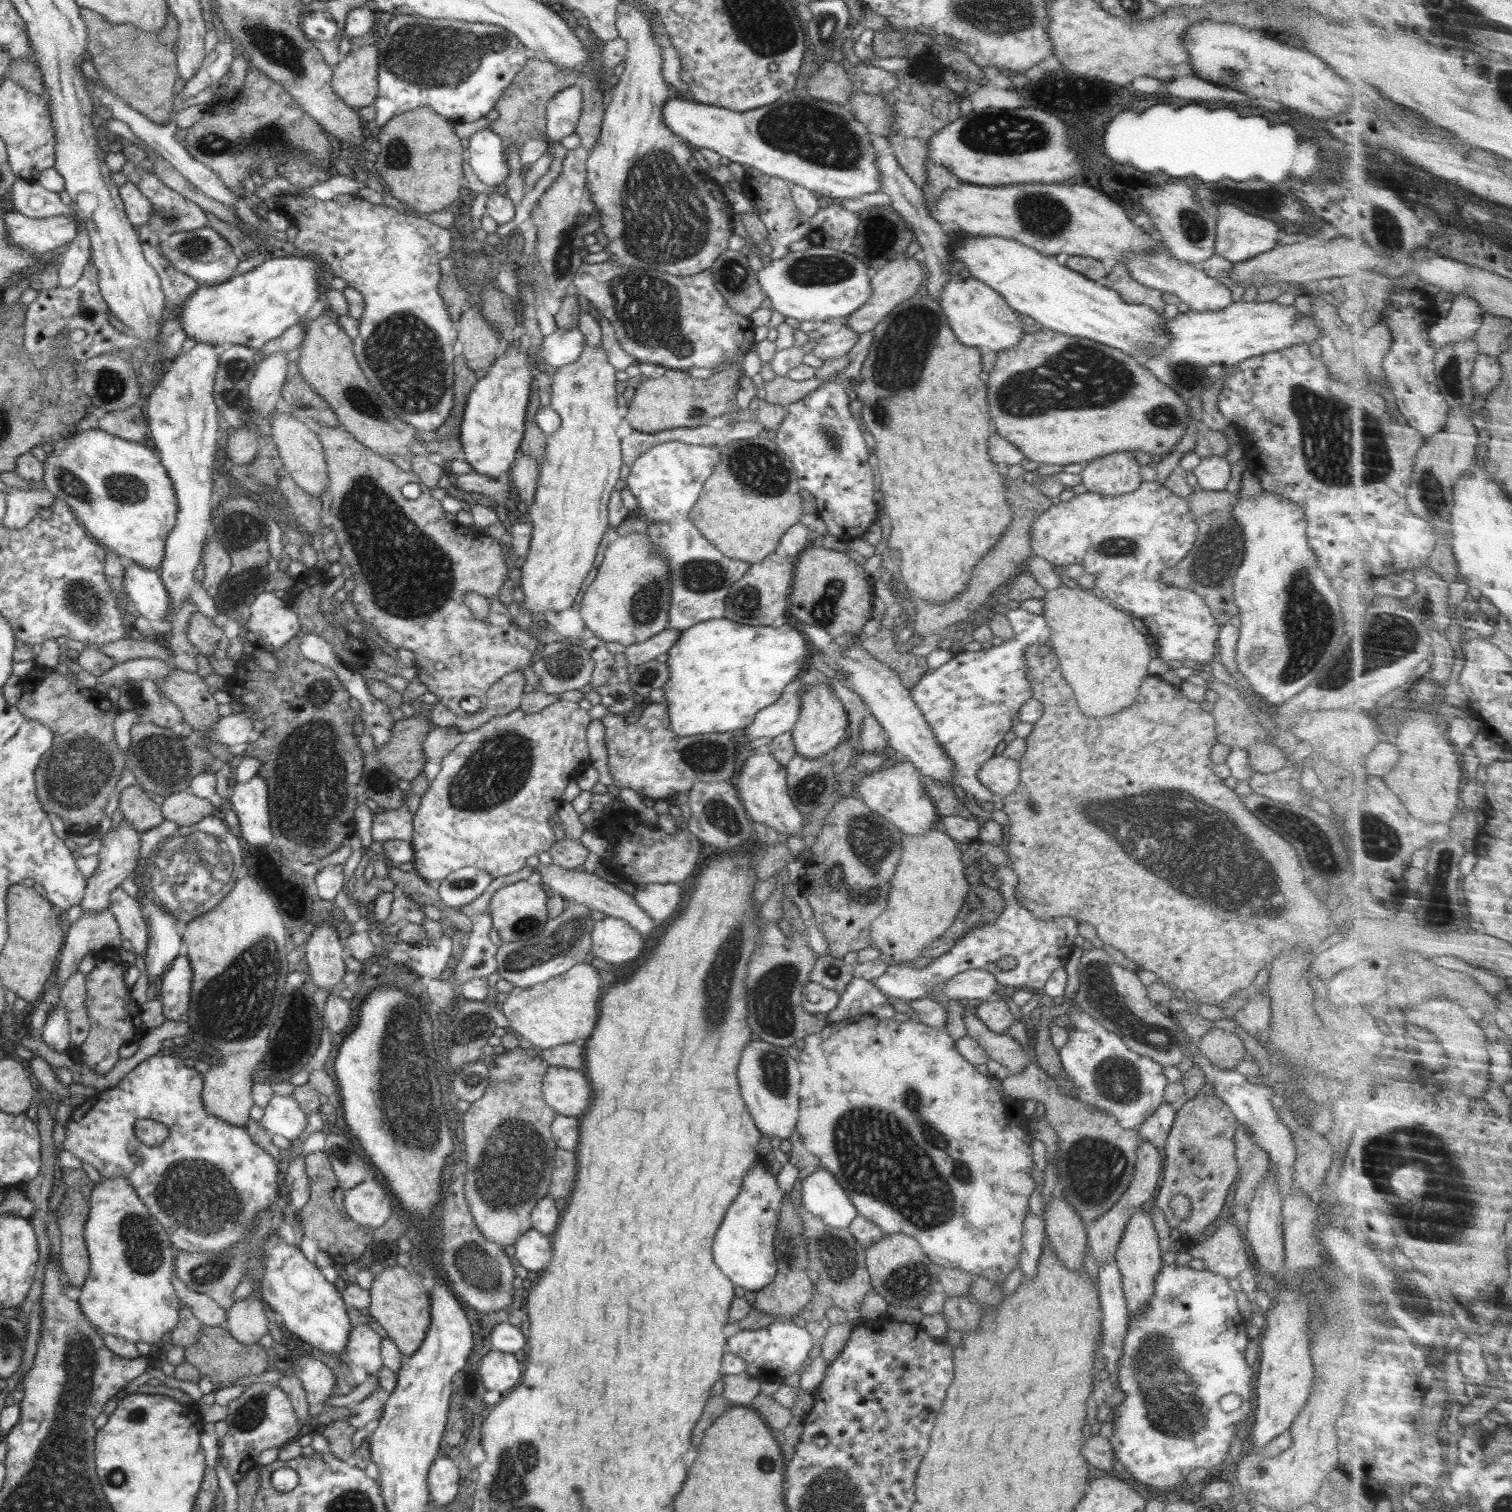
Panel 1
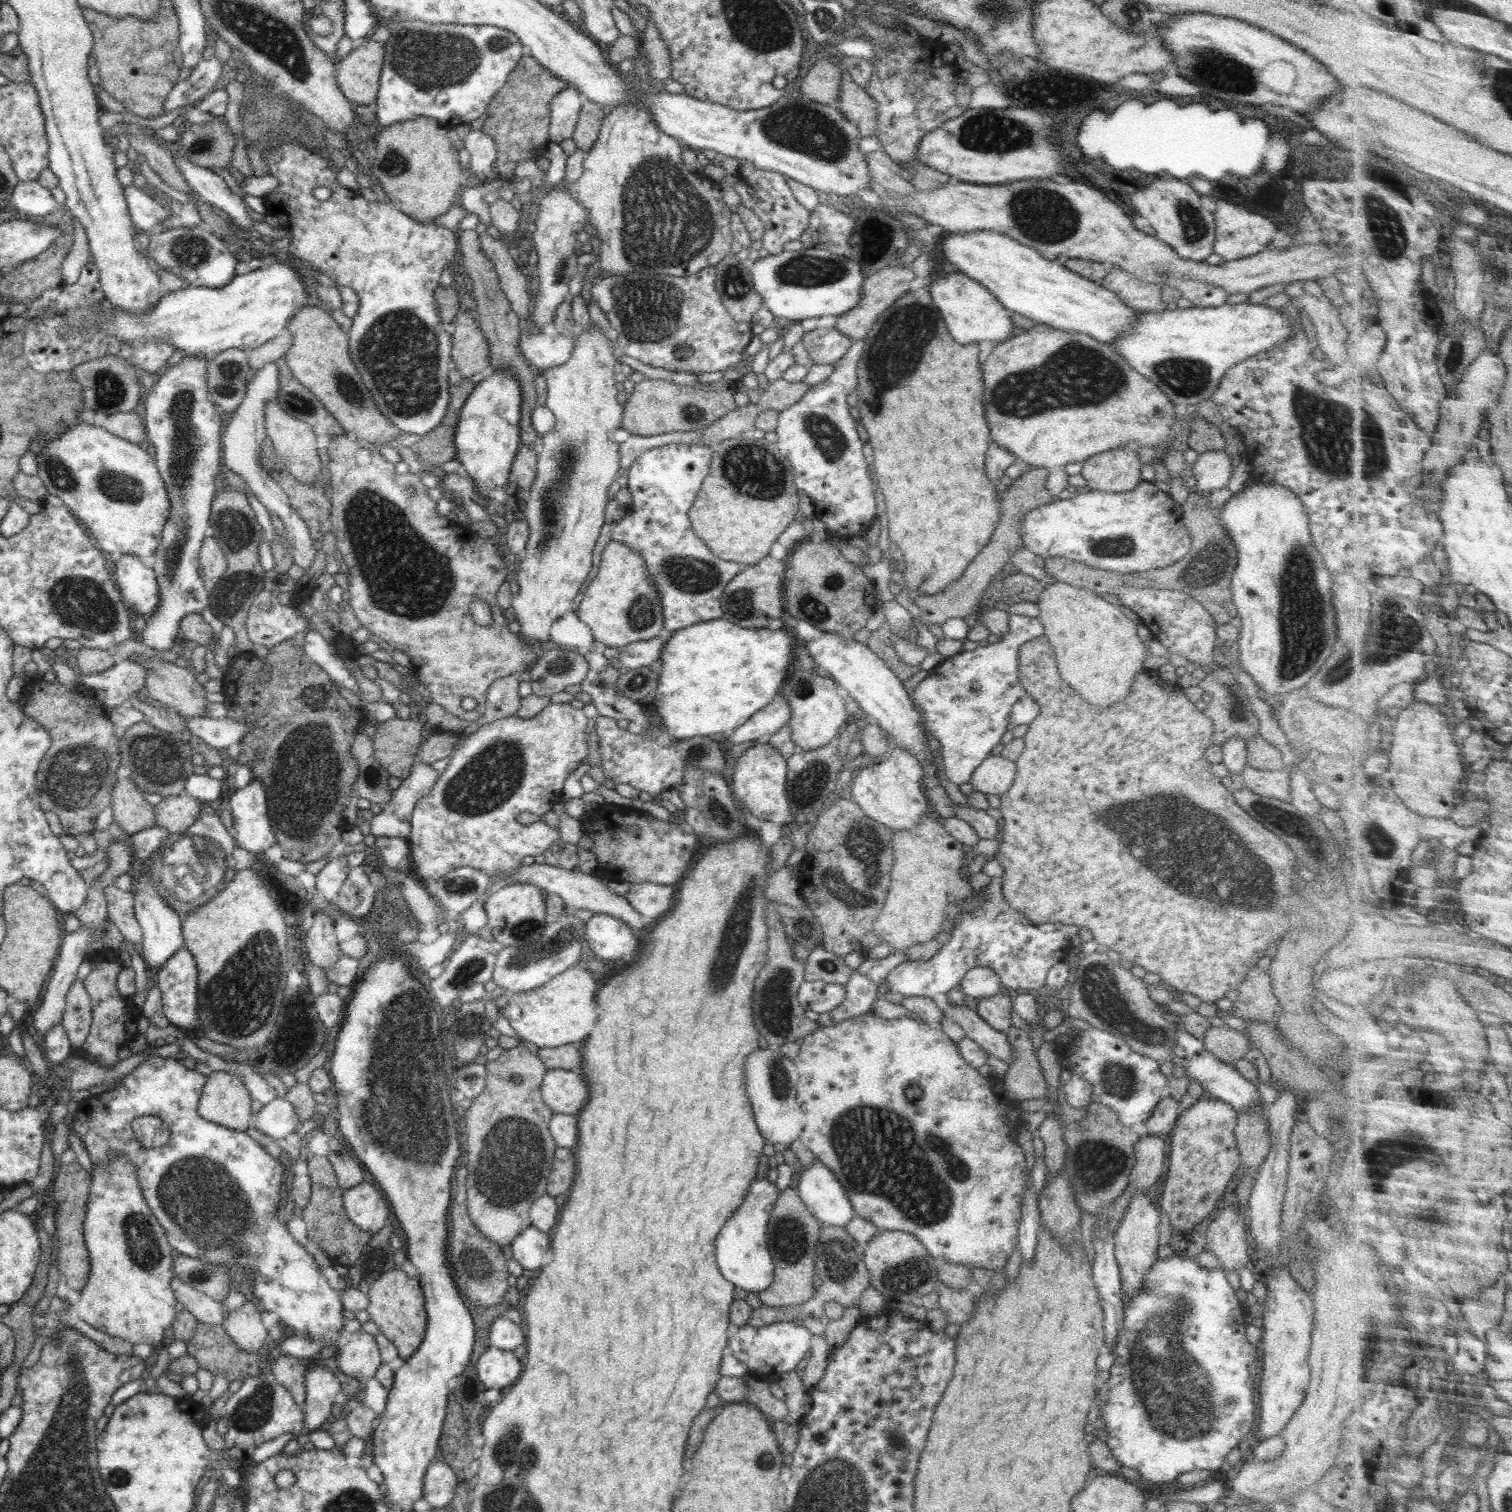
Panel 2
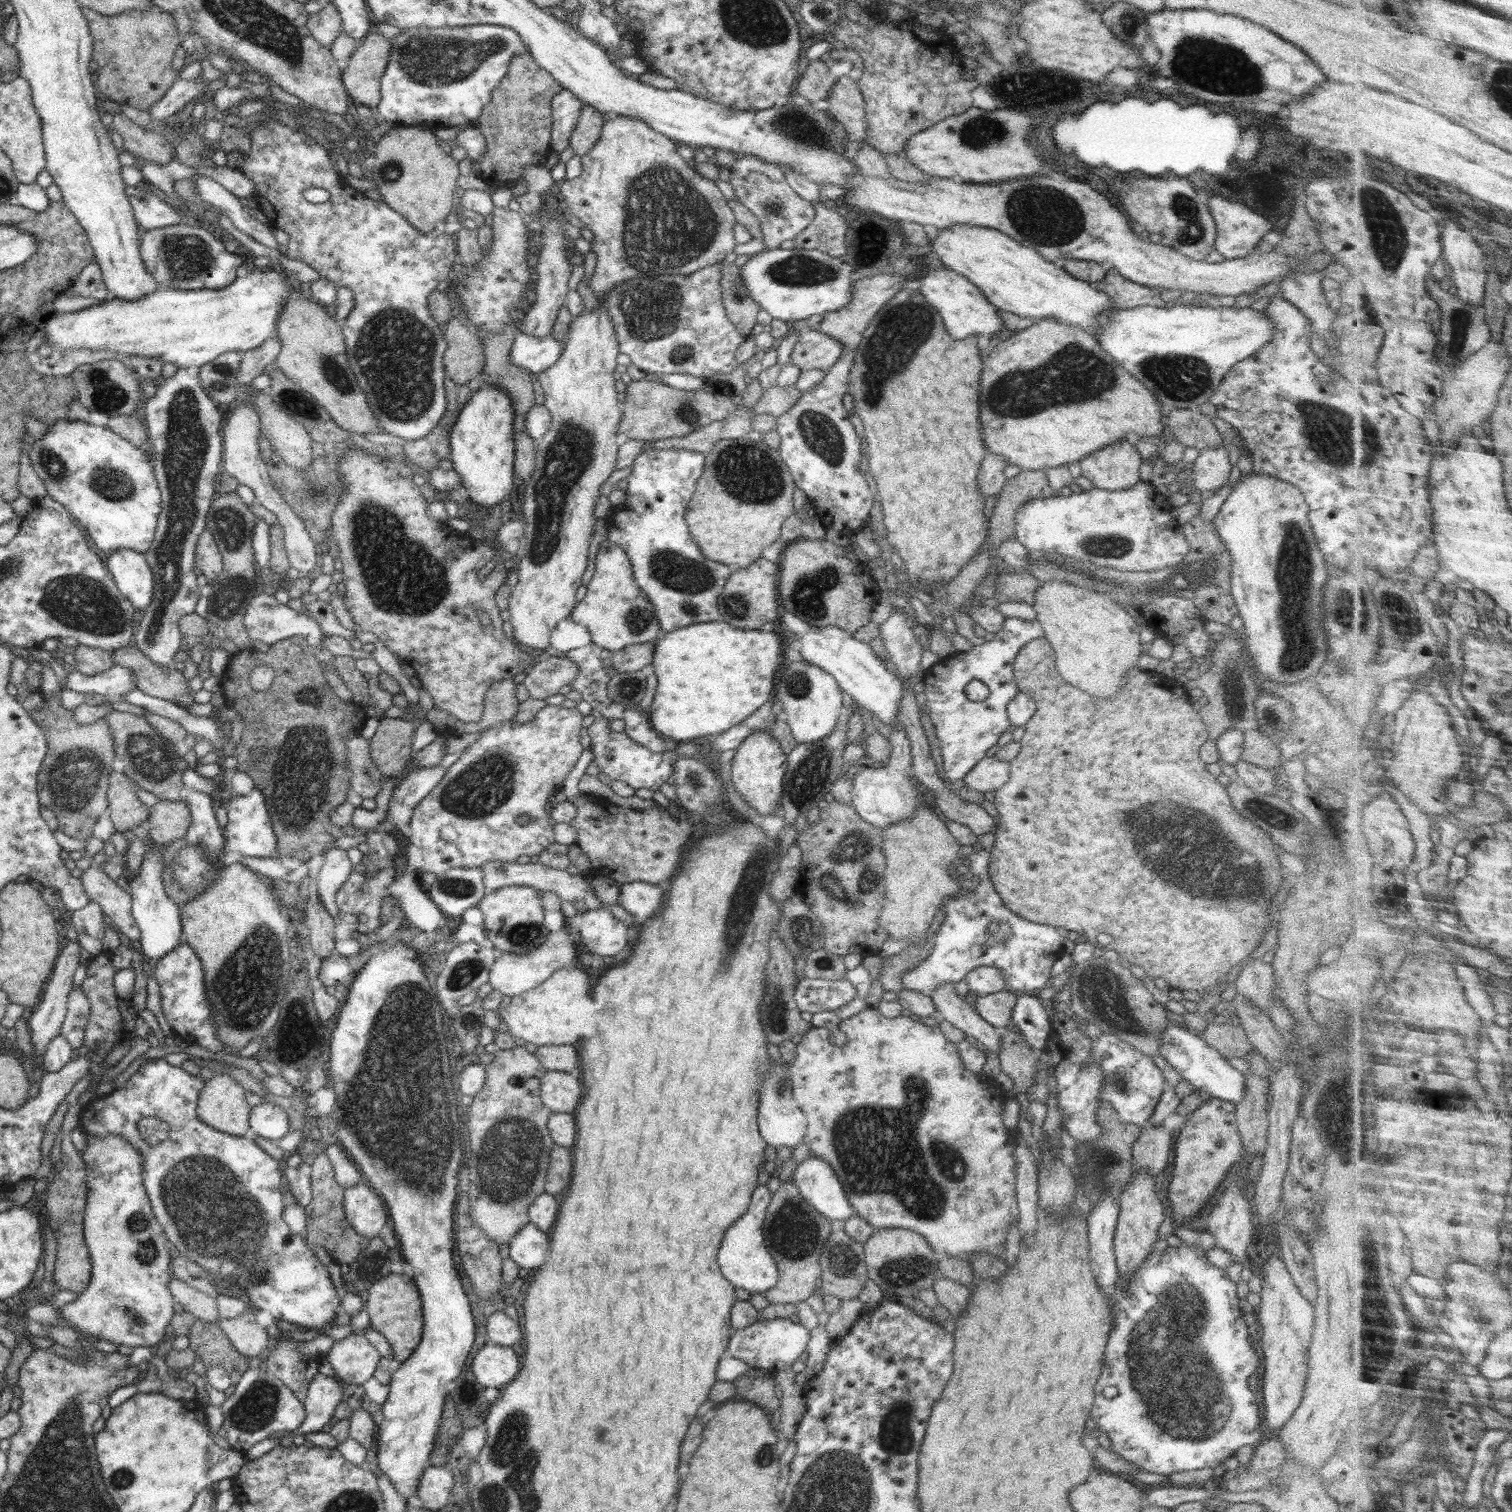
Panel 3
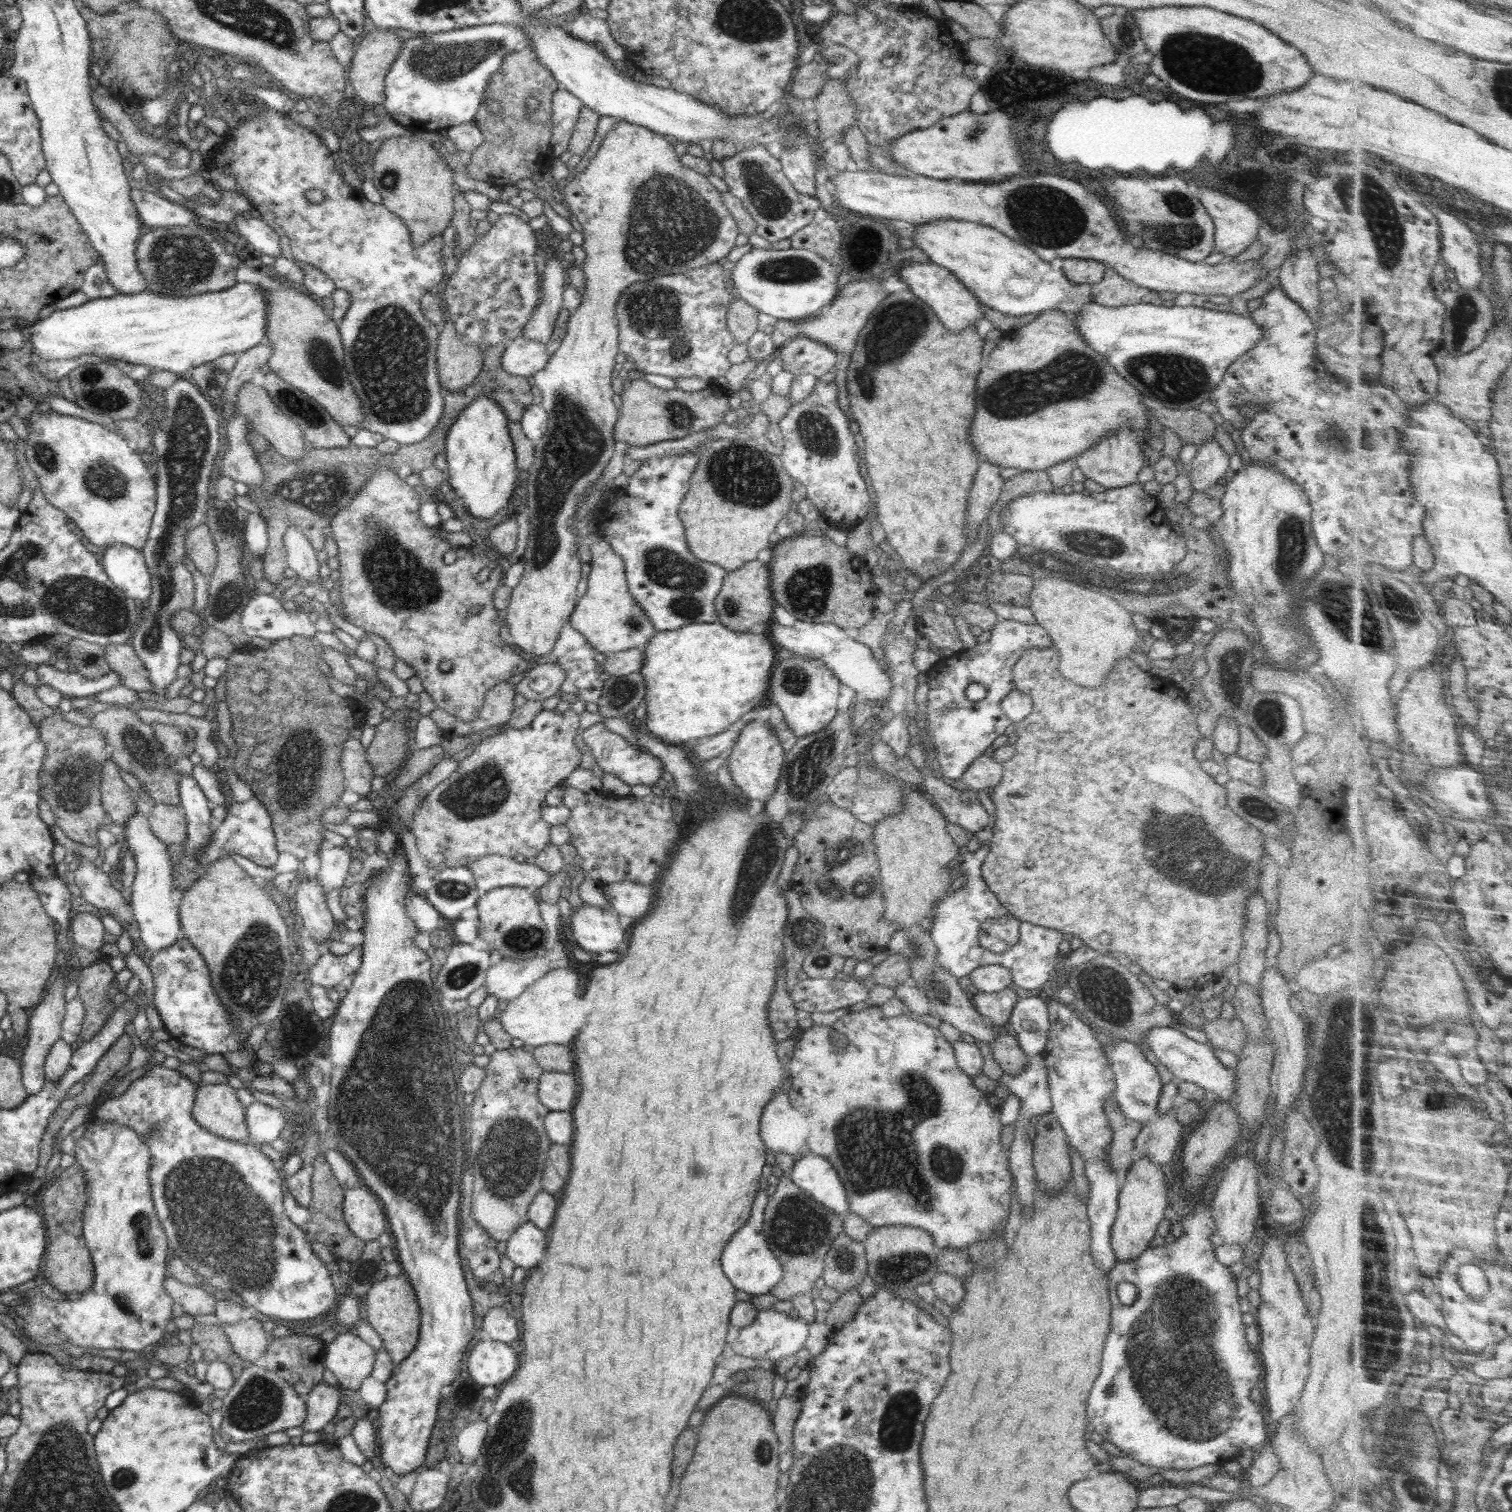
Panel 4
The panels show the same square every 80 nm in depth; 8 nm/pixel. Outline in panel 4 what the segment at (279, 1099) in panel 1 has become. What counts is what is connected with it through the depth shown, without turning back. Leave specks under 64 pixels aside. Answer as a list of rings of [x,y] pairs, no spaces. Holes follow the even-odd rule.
[[[254,1101],[245,1107],[247,1131],[253,1136],[255,1144],[273,1143],[286,1127],[287,1120],[280,1108]]]

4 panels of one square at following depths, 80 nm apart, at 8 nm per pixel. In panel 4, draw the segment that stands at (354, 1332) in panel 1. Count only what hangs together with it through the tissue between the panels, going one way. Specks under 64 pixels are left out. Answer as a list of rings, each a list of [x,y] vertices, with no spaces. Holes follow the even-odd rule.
[[[338,1334],[334,1342],[325,1348],[324,1366],[336,1376],[339,1387],[348,1391],[358,1391],[362,1382],[372,1374],[375,1355],[376,1350],[361,1340],[359,1335]]]

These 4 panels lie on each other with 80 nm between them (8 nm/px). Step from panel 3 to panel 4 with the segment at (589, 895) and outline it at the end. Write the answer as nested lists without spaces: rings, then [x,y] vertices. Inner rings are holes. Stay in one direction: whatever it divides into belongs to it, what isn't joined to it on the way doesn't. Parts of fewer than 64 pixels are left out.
[[[486,854],[486,857],[468,864],[467,868],[472,871],[476,886],[482,893],[504,886],[520,886],[537,892],[554,876],[534,864],[516,862],[496,854]]]

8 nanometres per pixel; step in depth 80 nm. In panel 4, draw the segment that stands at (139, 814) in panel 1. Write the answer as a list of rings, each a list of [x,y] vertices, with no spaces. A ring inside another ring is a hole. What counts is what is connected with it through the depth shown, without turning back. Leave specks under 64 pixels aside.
[[[111,759],[104,761],[100,792],[103,809],[111,822],[124,826],[126,819],[138,812],[134,792],[124,783],[119,766]]]

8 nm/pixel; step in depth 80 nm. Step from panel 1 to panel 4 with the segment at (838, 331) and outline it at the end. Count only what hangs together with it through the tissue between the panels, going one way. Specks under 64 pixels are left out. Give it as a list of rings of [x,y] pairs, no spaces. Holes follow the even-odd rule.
[[[807,336],[791,339],[786,345],[779,347],[775,356],[782,359],[782,369],[792,373],[795,378],[810,374],[820,379],[832,371],[837,362],[834,350]]]

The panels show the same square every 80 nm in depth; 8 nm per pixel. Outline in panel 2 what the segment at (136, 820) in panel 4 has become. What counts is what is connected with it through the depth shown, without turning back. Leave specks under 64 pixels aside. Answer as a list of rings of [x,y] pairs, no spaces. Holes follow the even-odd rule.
[[[149,872],[146,874],[140,874],[138,876],[138,884],[134,886],[132,890],[134,898],[134,913],[136,921],[142,929],[142,942],[138,947],[141,957],[147,966],[151,968],[158,968],[162,966],[177,950],[185,948],[185,942],[183,939],[183,932],[181,931],[181,921],[179,920],[179,914],[174,910],[173,906],[169,905],[163,898],[163,892],[157,892],[156,886],[158,883],[153,883],[150,879],[155,880],[154,876],[151,876]]]

